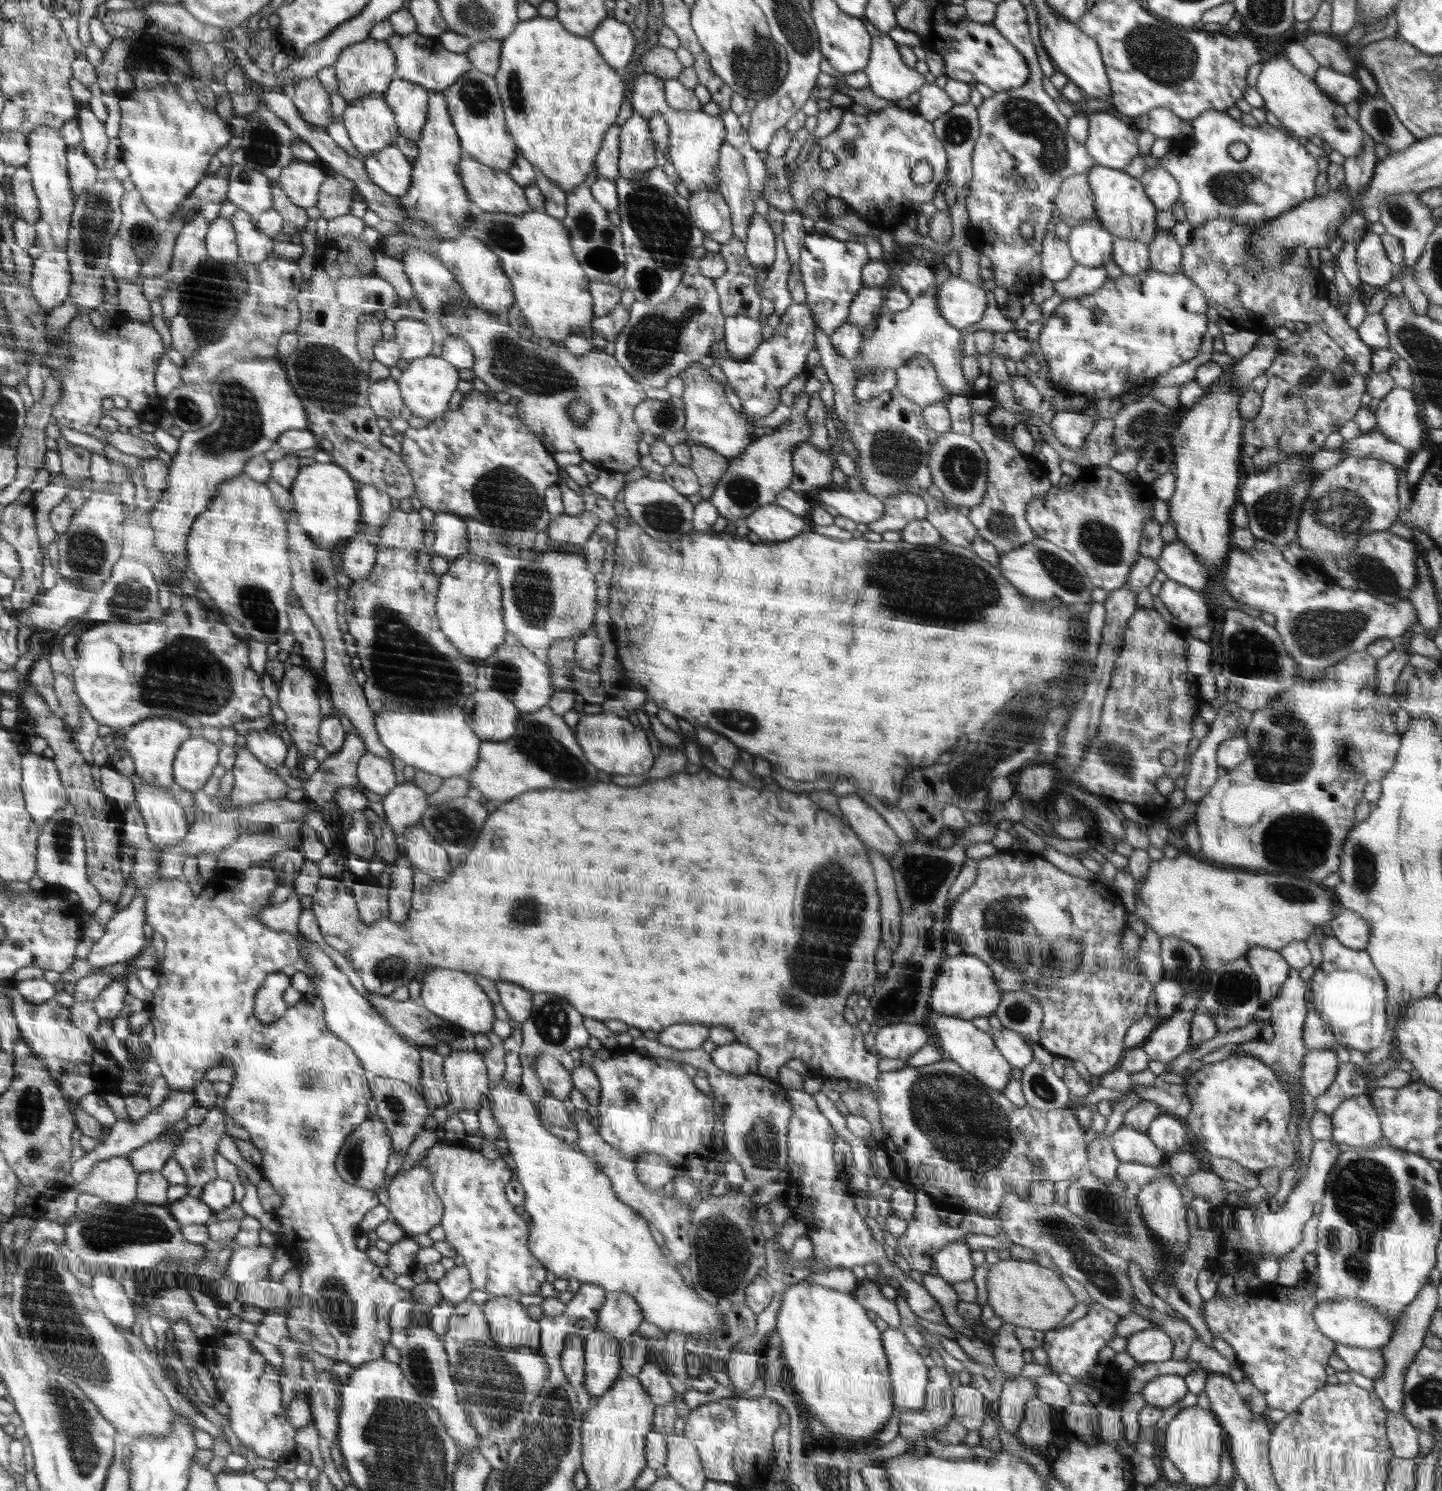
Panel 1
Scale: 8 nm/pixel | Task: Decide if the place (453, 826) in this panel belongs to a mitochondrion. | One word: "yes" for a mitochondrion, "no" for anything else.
yes

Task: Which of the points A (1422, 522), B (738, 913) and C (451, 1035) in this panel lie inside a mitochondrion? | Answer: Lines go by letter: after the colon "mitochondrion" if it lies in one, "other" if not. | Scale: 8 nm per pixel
A: other
B: other
C: mitochondrion

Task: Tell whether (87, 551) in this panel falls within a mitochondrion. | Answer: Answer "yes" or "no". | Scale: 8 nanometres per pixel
yes

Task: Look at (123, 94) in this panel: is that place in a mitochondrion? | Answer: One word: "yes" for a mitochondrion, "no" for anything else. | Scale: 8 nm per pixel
no

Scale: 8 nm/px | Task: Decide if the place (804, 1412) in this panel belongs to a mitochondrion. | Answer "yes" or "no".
no

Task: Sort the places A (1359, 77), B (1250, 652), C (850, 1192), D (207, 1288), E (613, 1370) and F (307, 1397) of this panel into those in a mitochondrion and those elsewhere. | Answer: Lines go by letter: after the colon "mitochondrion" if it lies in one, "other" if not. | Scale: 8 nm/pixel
A: other
B: mitochondrion
C: other
D: other
E: other
F: other

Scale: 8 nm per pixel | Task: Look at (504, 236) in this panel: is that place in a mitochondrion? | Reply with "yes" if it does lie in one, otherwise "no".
yes

